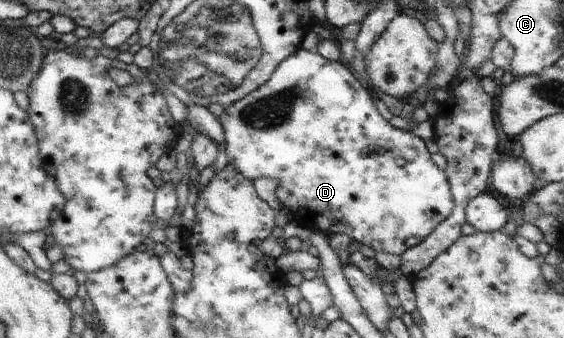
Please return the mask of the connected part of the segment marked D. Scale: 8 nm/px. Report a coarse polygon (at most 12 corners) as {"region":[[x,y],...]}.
{"region":[[300,47],[225,107],[297,224],[402,257],[452,215],[426,141]]}

